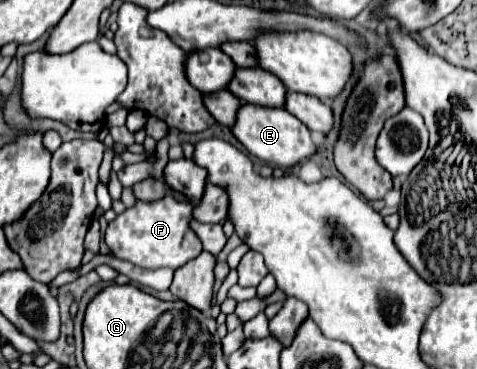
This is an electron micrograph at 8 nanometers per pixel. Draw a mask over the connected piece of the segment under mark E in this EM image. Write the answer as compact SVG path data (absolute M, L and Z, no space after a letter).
M240 105L238 113L236 113L236 123L232 125L232 133L234 137L248 149L250 155L274 165L274 167L282 167L282 169L290 169L296 163L308 159L316 147L310 139L310 131L308 127L298 121L296 117L292 117L286 109L264 109L260 105Z

